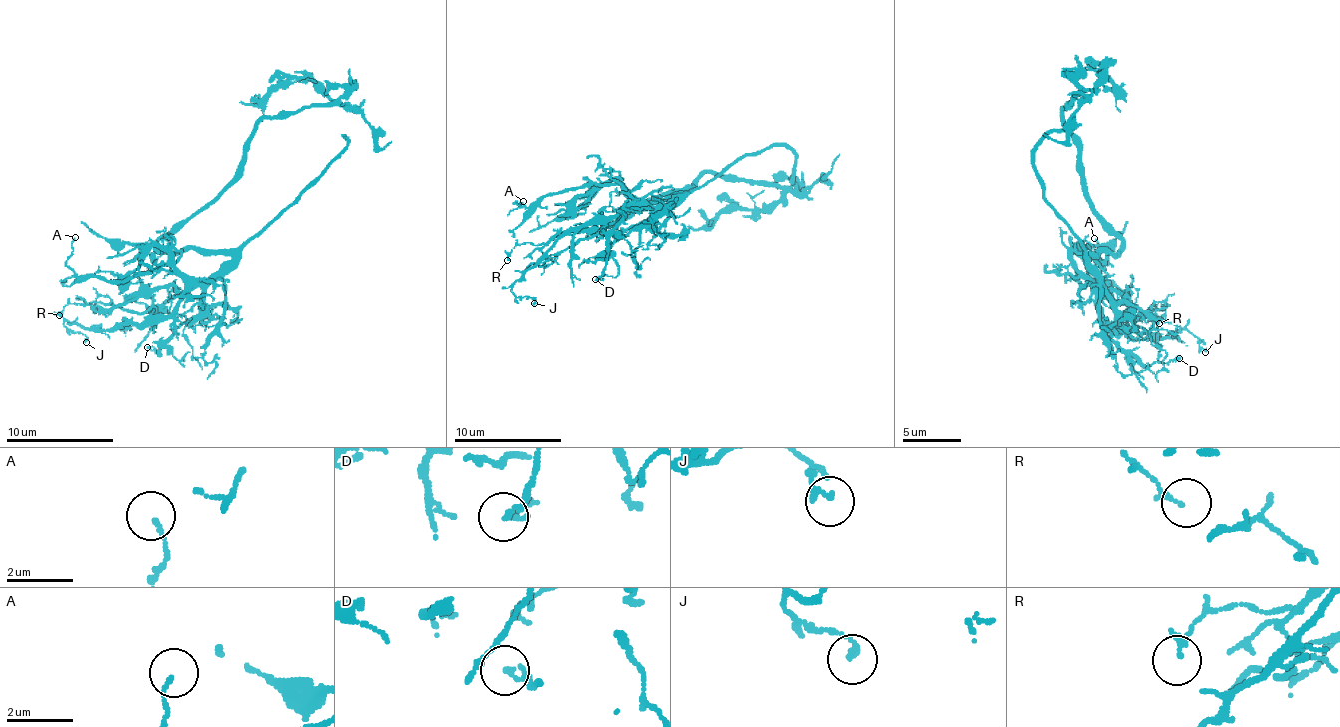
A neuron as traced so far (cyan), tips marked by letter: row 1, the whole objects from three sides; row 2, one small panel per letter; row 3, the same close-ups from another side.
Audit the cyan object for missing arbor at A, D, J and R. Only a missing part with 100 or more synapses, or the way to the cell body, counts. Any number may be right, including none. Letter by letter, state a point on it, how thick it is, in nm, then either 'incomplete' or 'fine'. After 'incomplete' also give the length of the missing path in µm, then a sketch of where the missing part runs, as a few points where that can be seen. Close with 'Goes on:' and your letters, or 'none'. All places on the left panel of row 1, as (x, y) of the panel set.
A: (75, 237) | 110 nm | fine
D: (147, 347) | 170 nm | fine
J: (86, 342) | 180 nm | fine
R: (59, 315) | 120 nm | fine
Goes on: none

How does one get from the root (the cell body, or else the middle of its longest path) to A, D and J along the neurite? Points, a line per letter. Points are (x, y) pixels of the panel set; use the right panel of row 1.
A: (1115, 235), (1118, 253), (1100, 250), (1089, 259), (1097, 285), (1077, 267), (1083, 285), (1100, 279), (1094, 238)
D: (1115, 235), (1121, 241), (1118, 253), (1100, 250), (1089, 259), (1100, 282), (1103, 329), (1147, 366), (1179, 358)
J: (1115, 235), (1118, 253), (1100, 250), (1089, 259), (1100, 282), (1100, 314), (1138, 340), (1185, 329), (1205, 352)

